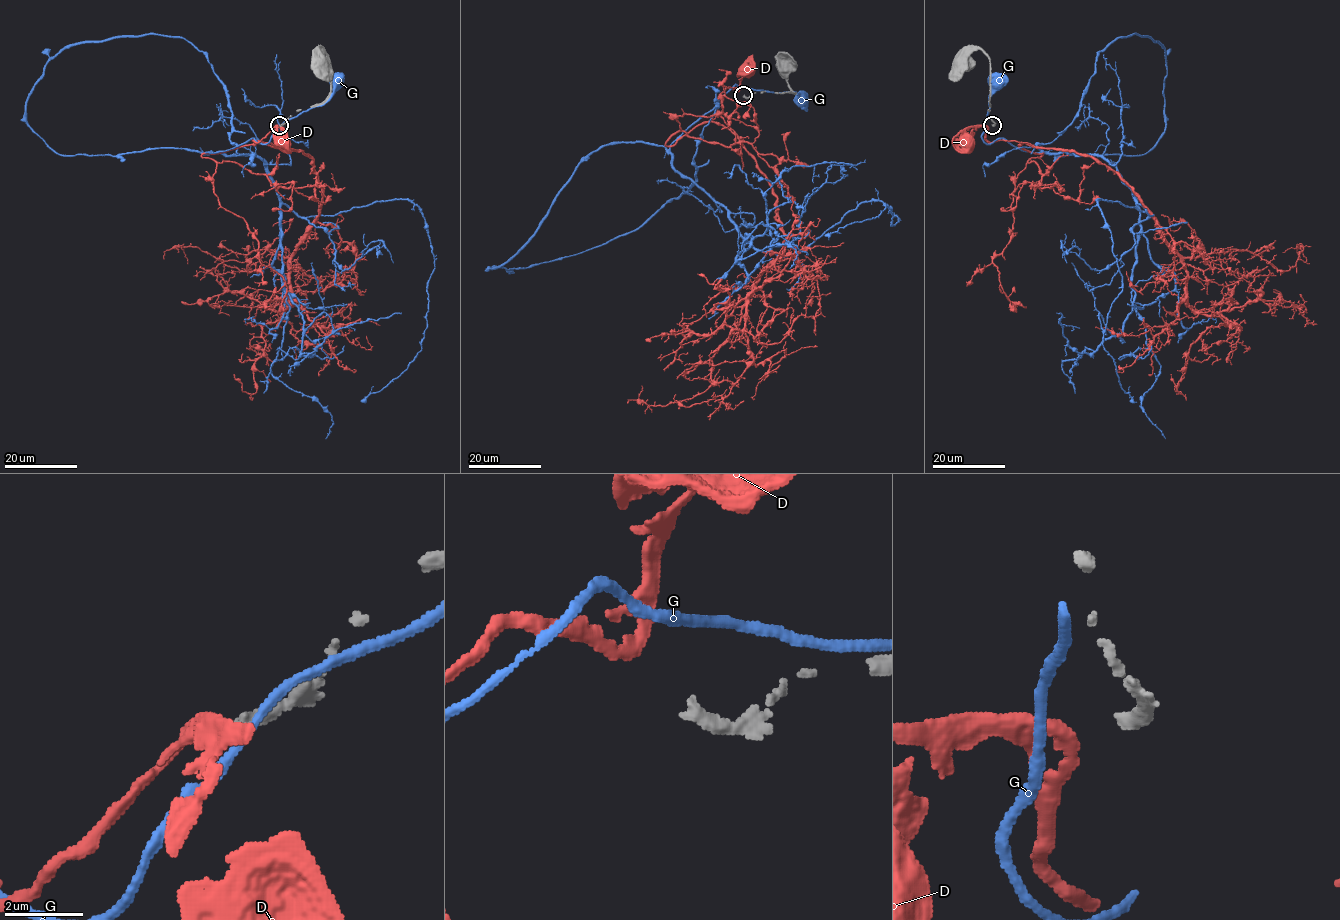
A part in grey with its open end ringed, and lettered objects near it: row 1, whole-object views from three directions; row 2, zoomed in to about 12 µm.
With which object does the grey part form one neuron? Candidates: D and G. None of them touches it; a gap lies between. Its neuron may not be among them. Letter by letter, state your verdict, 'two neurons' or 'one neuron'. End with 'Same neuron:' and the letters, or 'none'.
D: two neurons
G: two neurons
Same neuron: none

